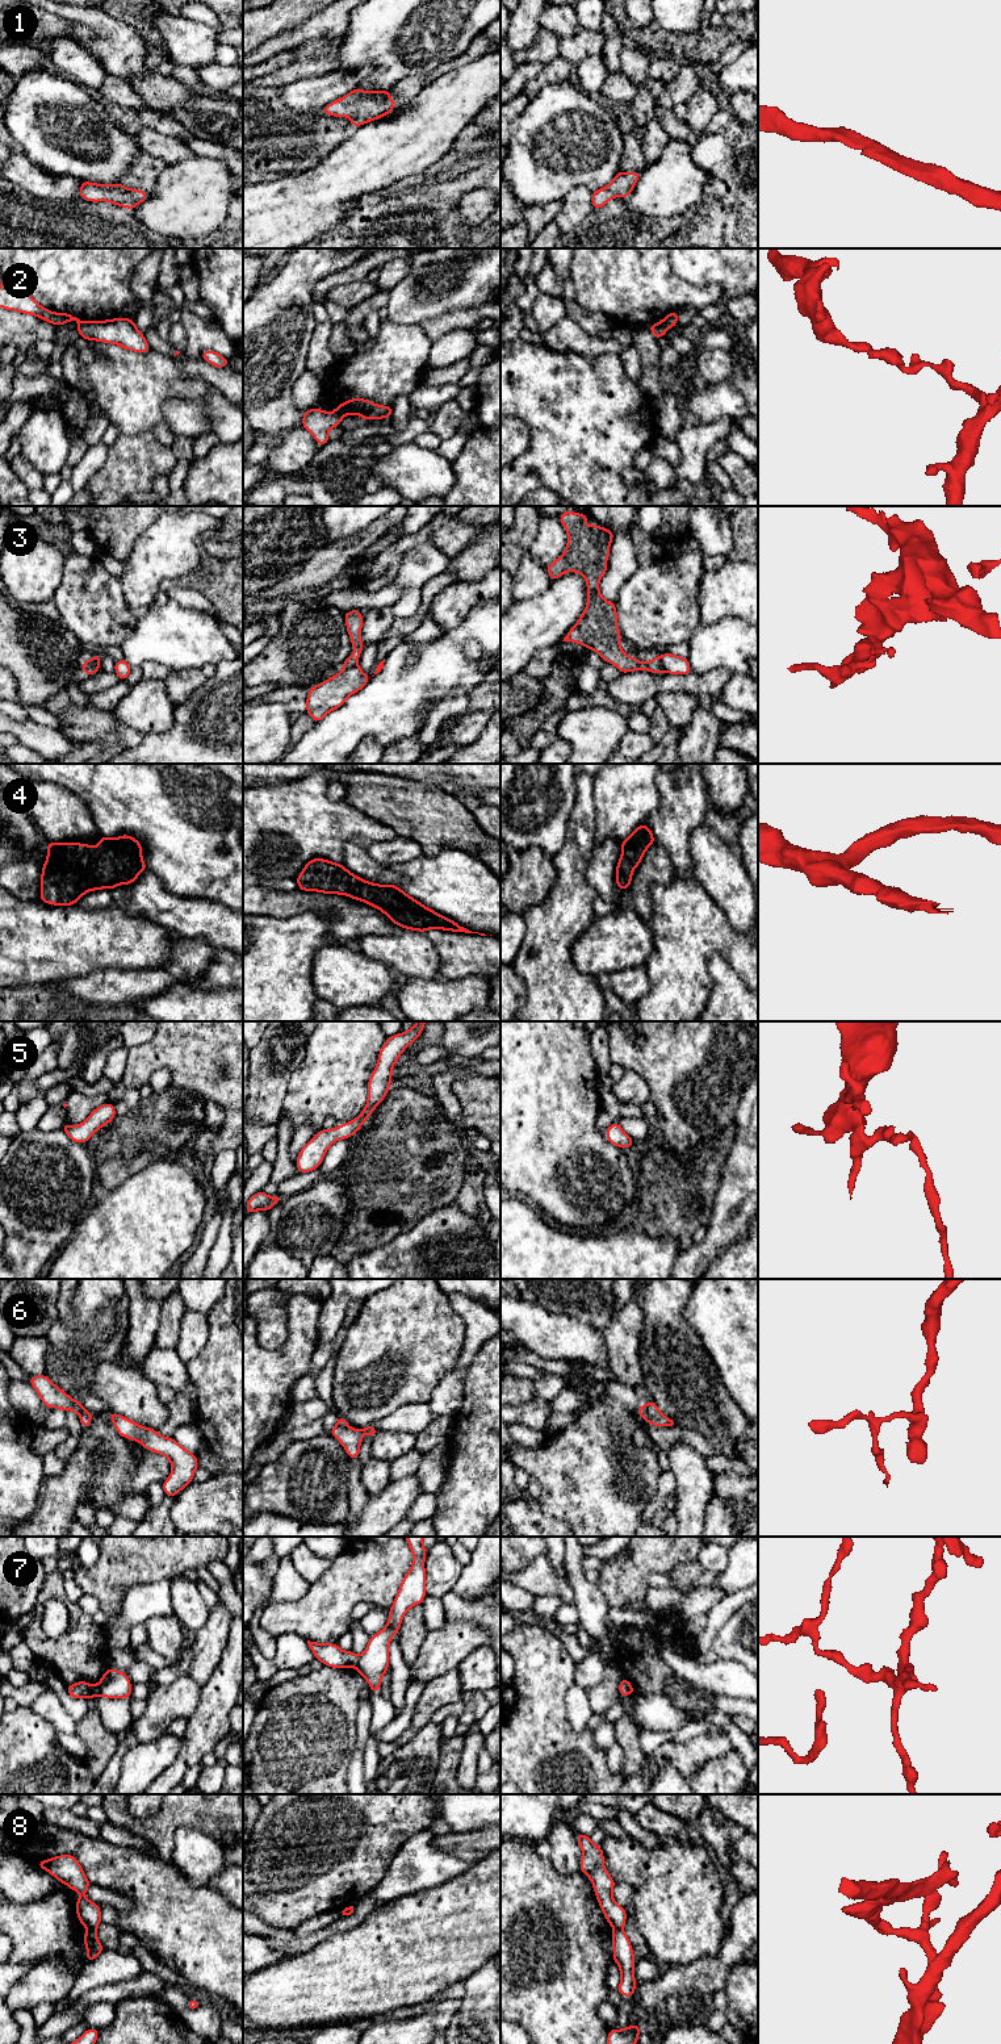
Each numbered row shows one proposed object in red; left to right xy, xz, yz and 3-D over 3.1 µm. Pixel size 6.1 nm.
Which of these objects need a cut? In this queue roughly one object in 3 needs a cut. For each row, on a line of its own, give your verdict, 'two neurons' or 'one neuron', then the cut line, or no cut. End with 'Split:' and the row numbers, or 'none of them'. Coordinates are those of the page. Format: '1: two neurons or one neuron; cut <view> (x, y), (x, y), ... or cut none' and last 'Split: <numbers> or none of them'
1: one neuron; cut none
2: two neurons; cut xz (335, 410), (342, 416)
3: two neurons; cut yz (660, 659), (665, 669)
4: one neuron; cut none
5: one neuron; cut none
6: two neurons; cut yz (645, 1405), (646, 1413), (650, 1417), (660, 1418), (662, 1416)
7: two neurons; cut xz (359, 1656), (354, 1667)
8: two neurons; cut yz (614, 1928), (622, 1930)
Split: 2, 3, 6, 7, 8

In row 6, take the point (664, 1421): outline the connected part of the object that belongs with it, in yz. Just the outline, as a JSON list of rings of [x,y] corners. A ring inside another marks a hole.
[[[640,1405],[637,1409],[637,1413],[641,1418],[644,1418],[648,1424],[653,1425],[653,1426],[670,1426],[670,1428],[677,1428],[677,1422],[666,1416],[662,1416],[659,1420],[653,1420],[649,1417],[648,1410],[646,1410],[646,1405]]]

